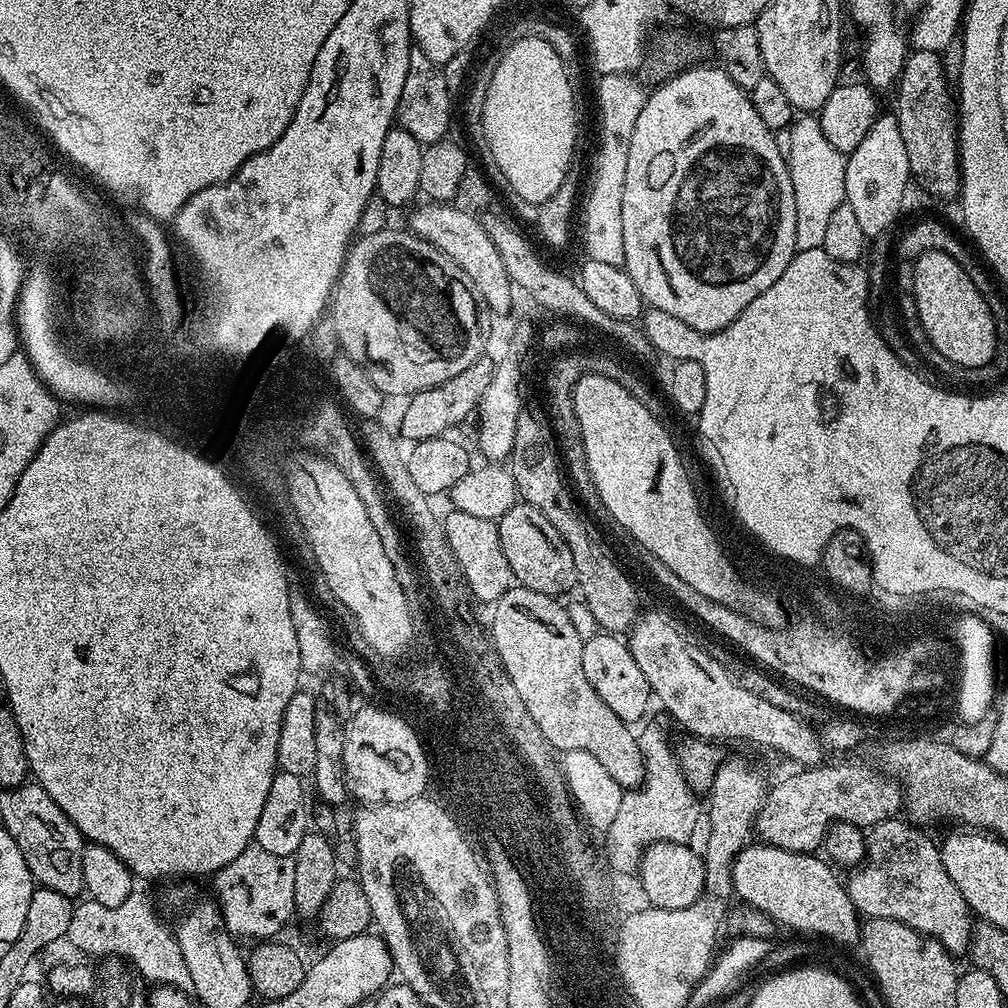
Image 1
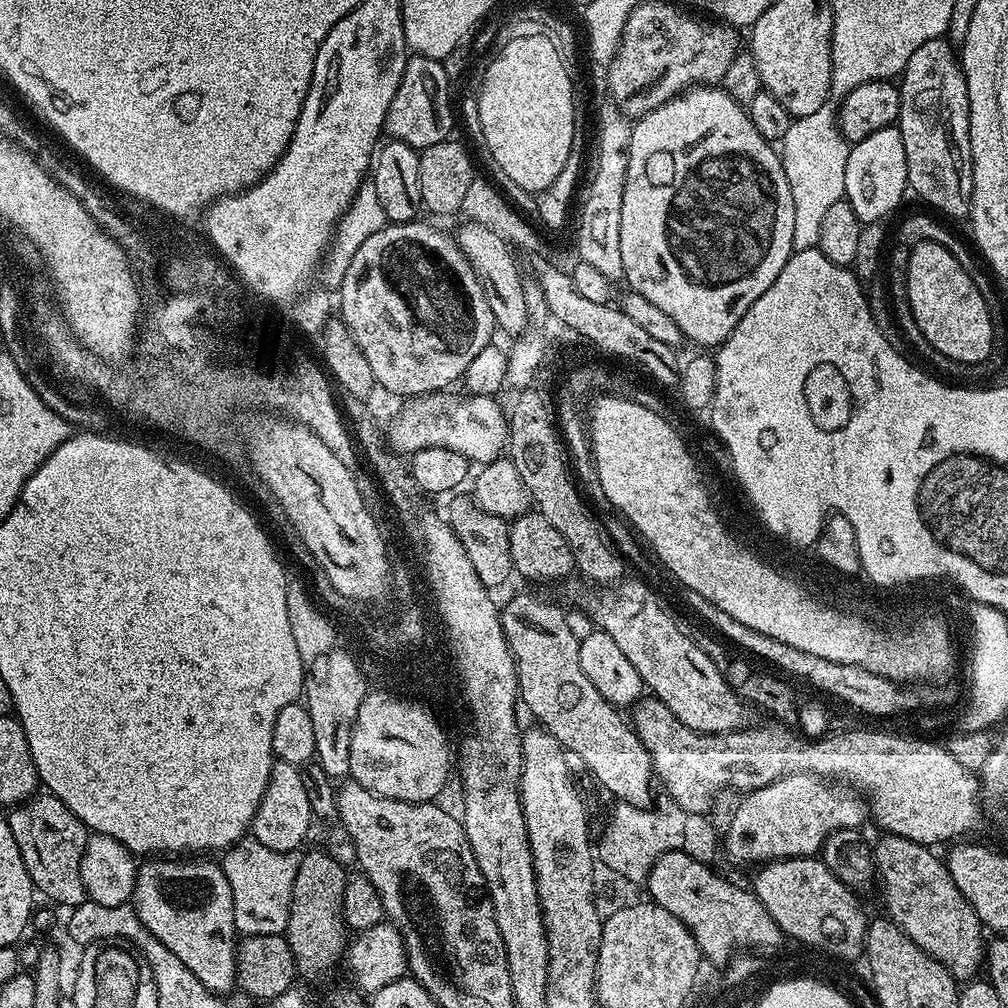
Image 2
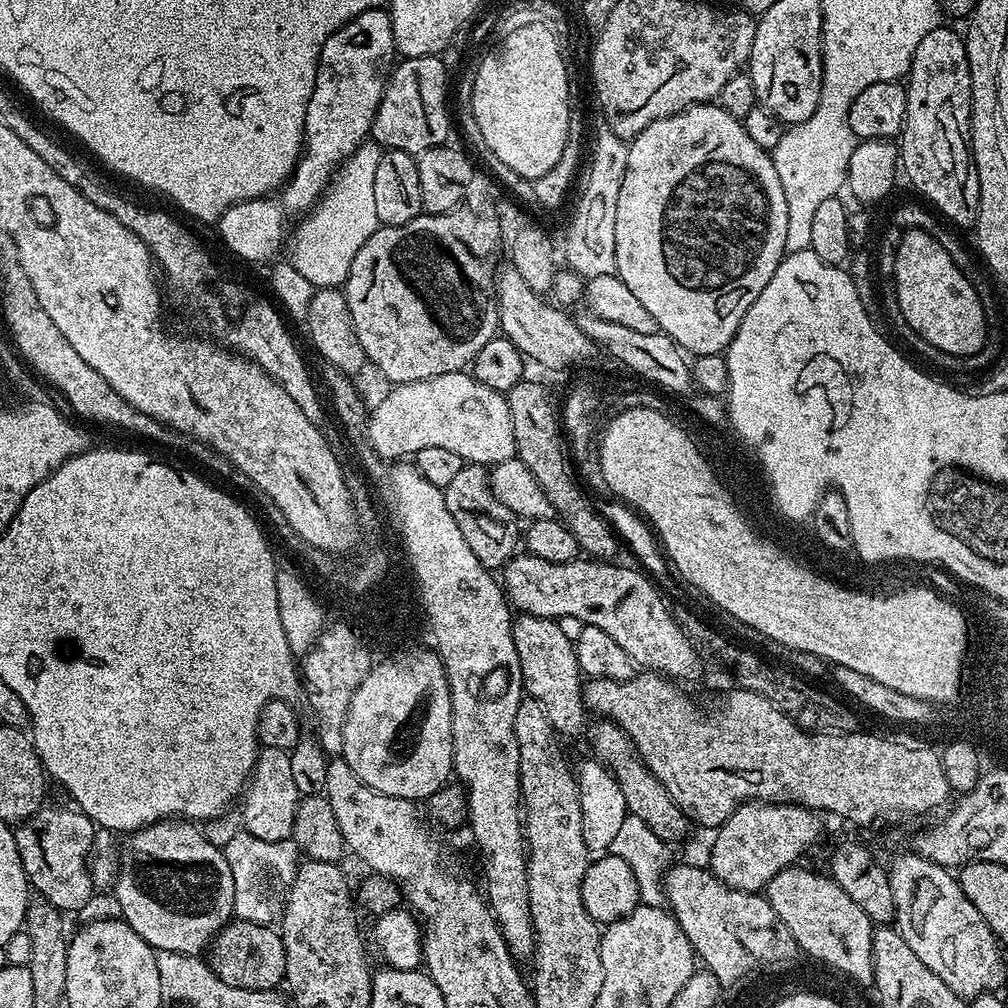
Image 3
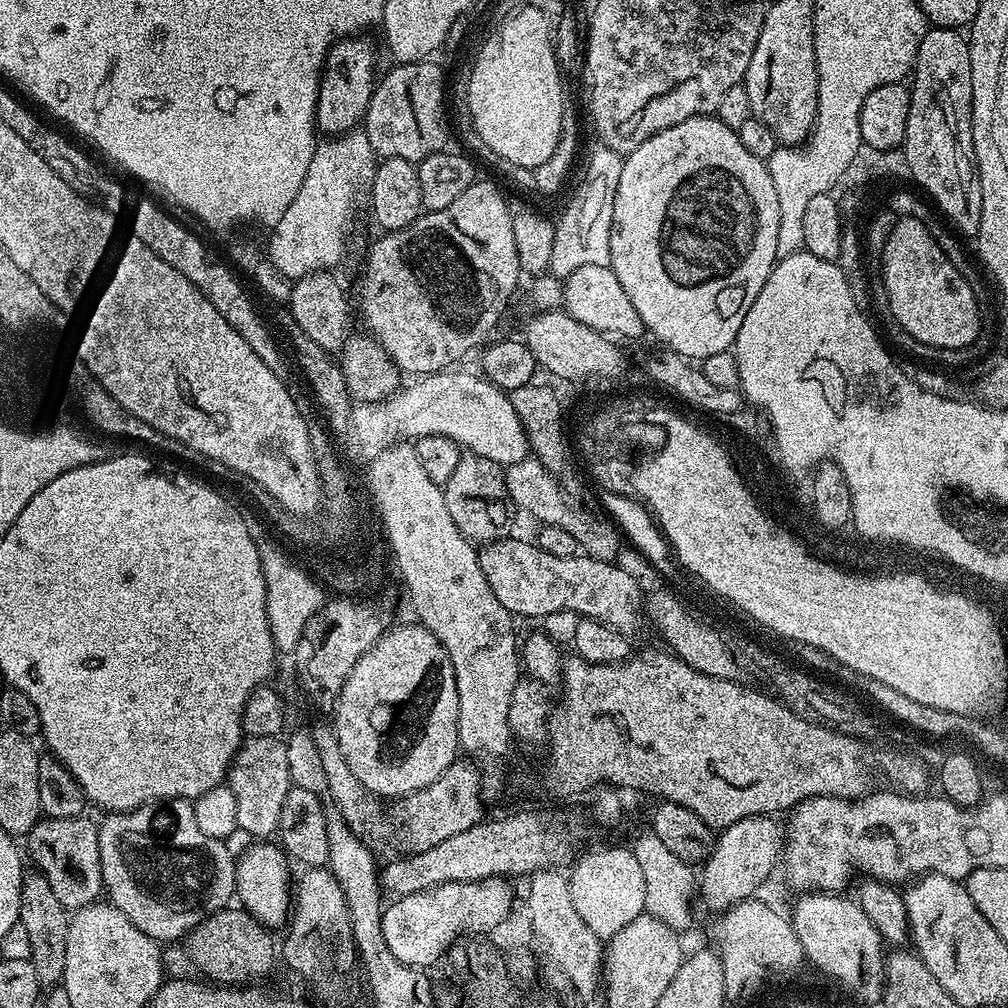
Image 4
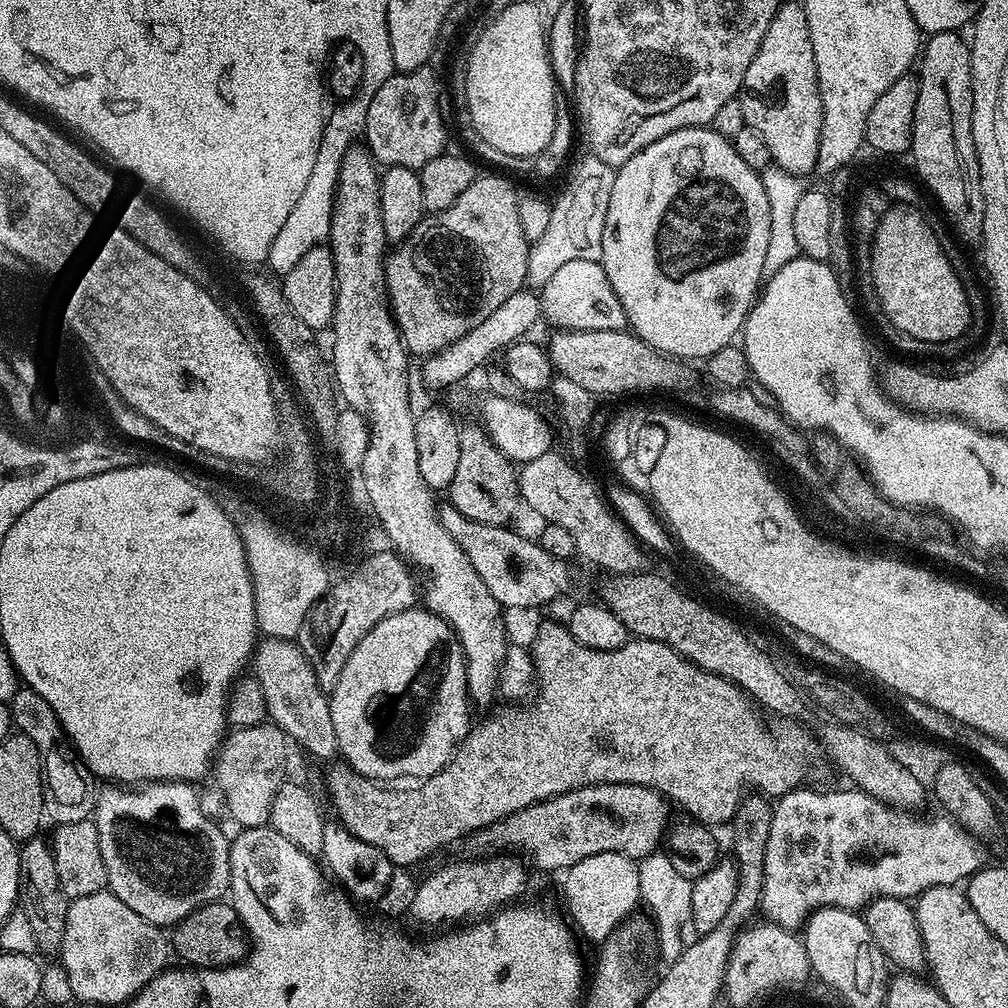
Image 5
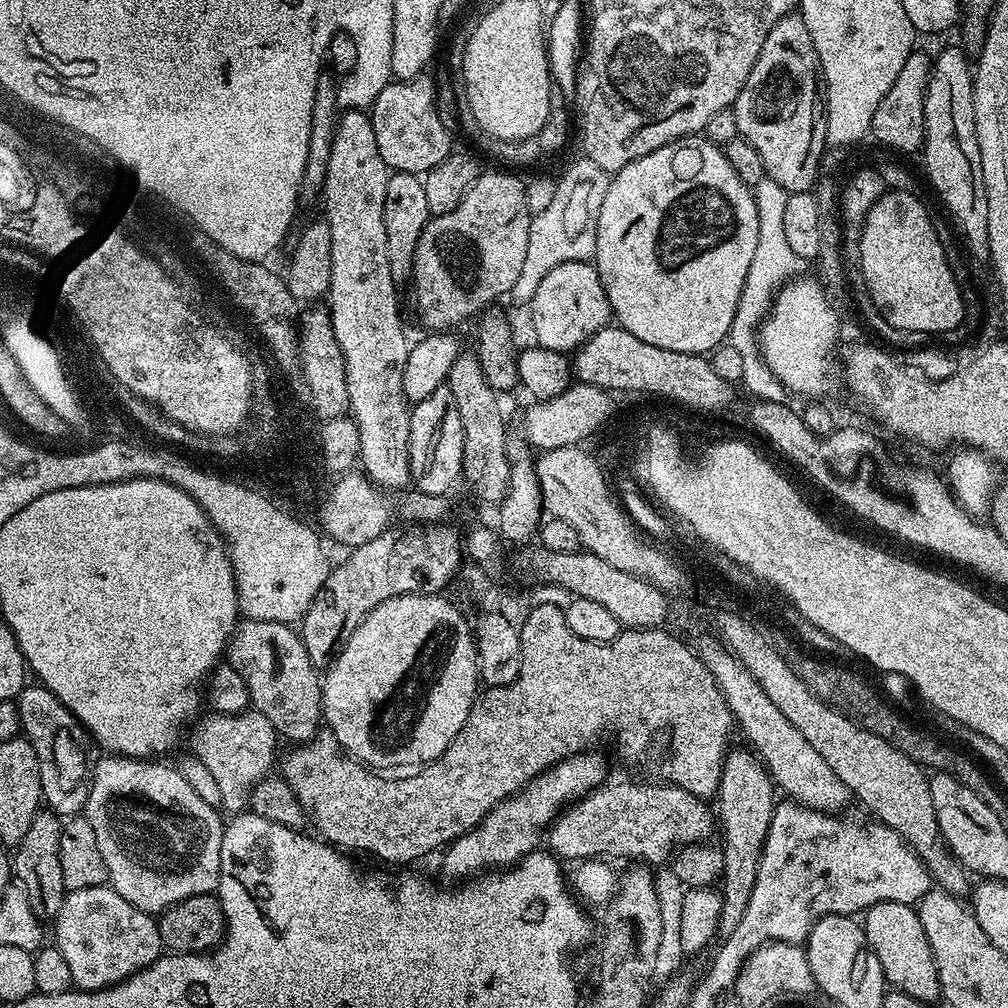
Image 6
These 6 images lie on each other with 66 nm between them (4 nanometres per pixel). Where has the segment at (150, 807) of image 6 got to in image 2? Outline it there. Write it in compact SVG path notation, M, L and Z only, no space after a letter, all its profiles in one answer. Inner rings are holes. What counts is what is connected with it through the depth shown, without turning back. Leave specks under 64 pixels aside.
M148 858L136 869L136 885L130 904L136 910L142 926L186 964L196 978L210 991L228 994L236 982L236 950L238 933L234 924L234 898L230 882L221 865L212 858Z

